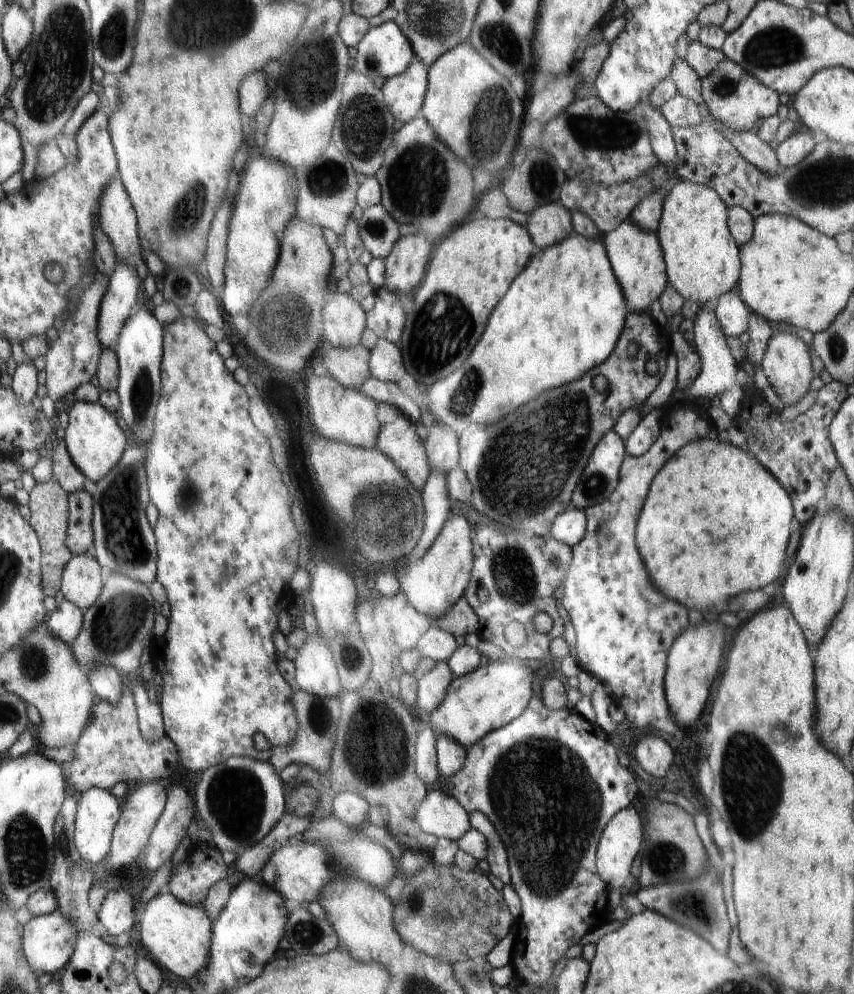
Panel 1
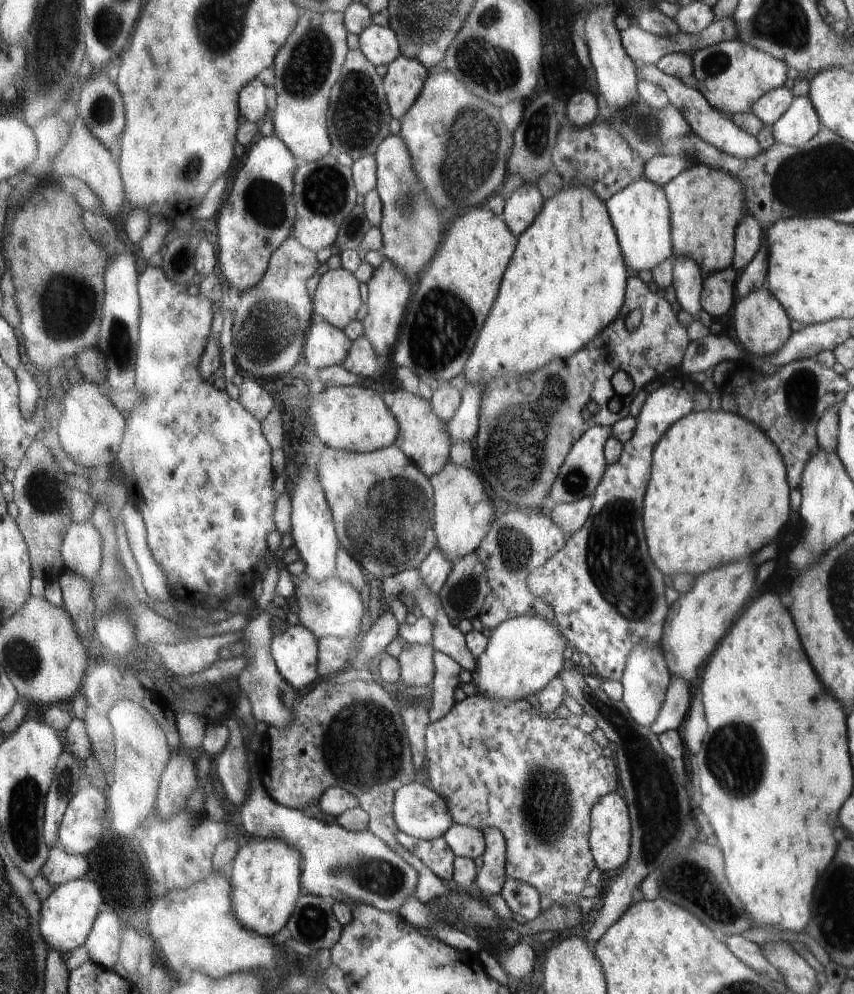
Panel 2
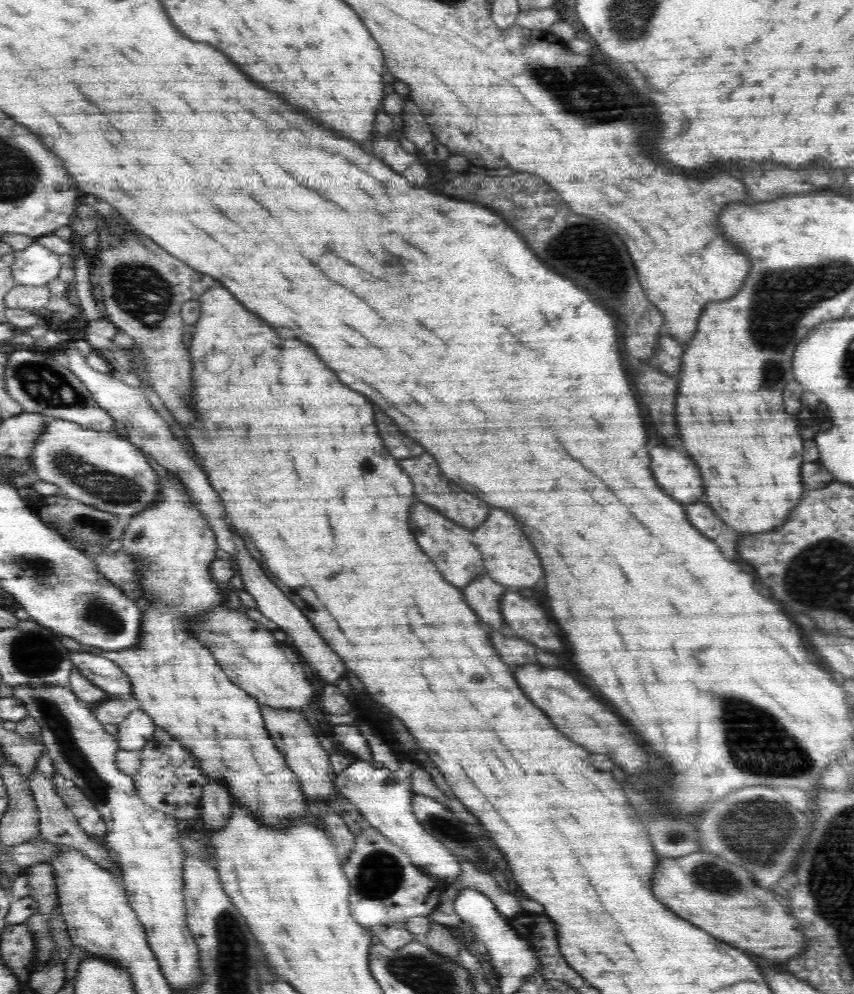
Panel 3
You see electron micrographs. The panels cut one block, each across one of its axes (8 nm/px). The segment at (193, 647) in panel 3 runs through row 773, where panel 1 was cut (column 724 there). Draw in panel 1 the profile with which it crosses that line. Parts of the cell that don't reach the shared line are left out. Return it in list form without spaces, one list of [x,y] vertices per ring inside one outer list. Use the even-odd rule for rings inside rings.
[[[686,179],[672,183],[663,200],[663,210],[655,234],[659,238],[663,255],[666,257],[667,279],[670,285],[683,297],[696,301],[702,305],[708,304],[713,299],[719,299],[732,291],[738,282],[738,272],[742,252],[732,238],[727,219],[730,213],[727,204],[720,199],[714,188],[704,183],[694,183]]]

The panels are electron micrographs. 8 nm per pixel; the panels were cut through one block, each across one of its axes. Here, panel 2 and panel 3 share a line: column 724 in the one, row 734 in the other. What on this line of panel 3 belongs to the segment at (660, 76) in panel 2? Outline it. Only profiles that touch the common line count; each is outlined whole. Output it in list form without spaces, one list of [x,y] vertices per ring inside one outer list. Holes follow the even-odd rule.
[[[142,708],[130,711],[124,722],[119,724],[116,740],[121,749],[140,752],[154,734],[155,728],[150,715]]]

